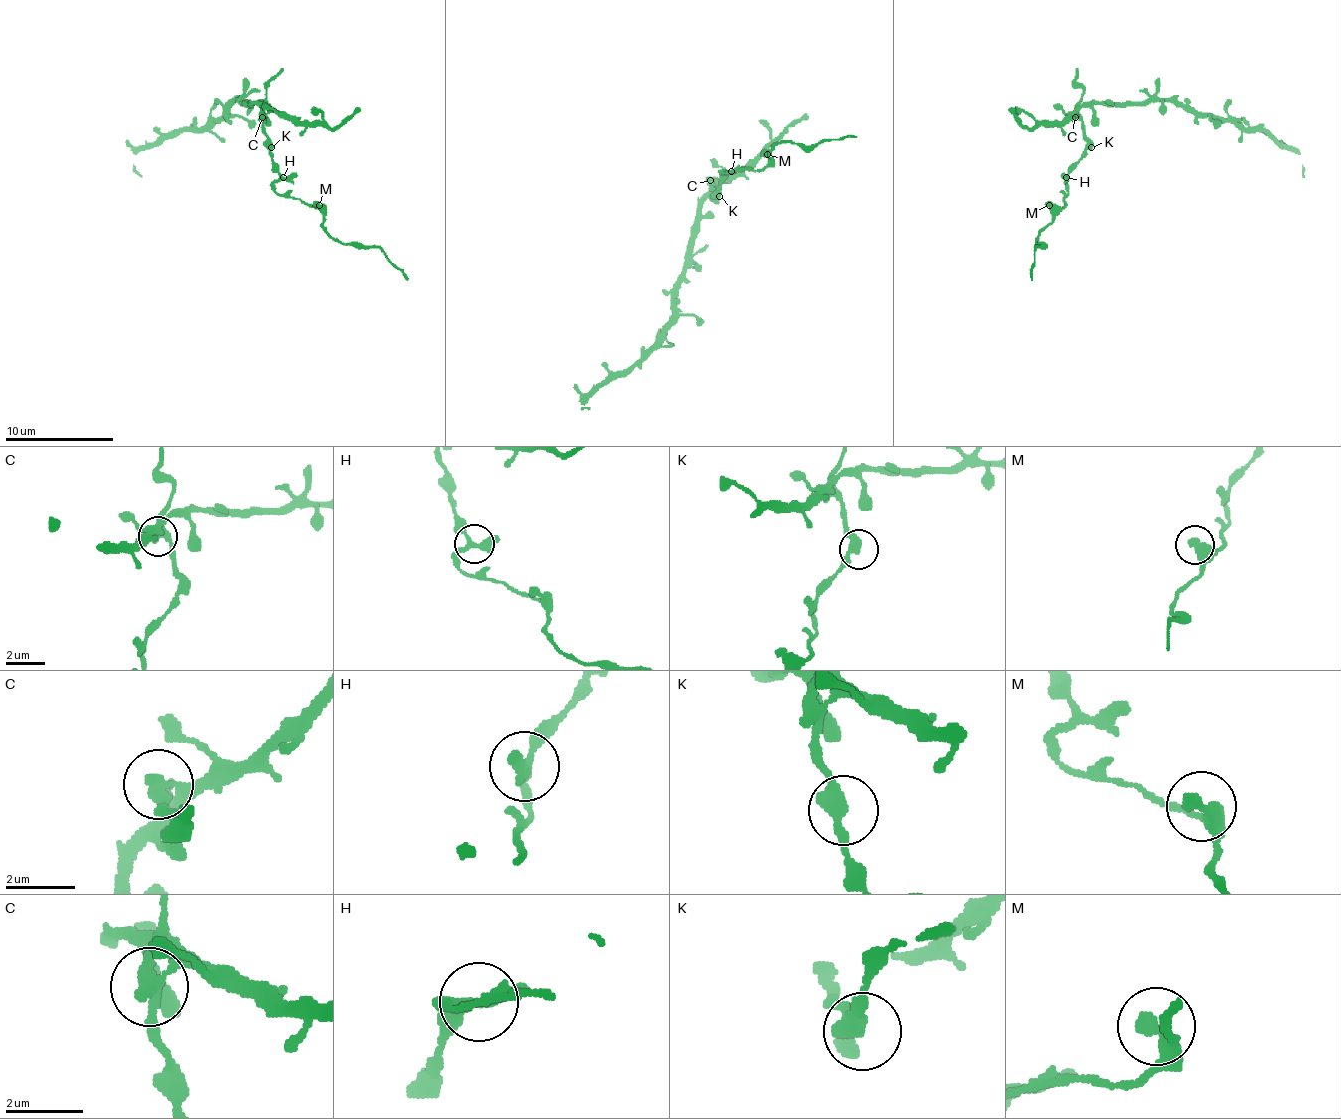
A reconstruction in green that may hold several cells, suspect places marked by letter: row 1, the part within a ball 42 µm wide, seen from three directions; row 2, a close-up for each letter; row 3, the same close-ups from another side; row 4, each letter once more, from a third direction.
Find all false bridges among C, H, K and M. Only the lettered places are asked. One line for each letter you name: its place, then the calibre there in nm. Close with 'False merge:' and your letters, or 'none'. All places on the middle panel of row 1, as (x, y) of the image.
C: Place: (710, 180). Thickness 340 nm
False merge: C

